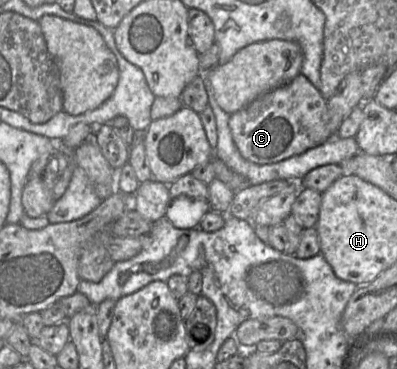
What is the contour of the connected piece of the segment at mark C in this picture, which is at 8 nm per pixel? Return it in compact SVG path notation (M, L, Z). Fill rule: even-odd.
M302 74L233 113L229 127L241 155L257 164L272 164L299 155L324 143L330 136L322 121L327 100Z

